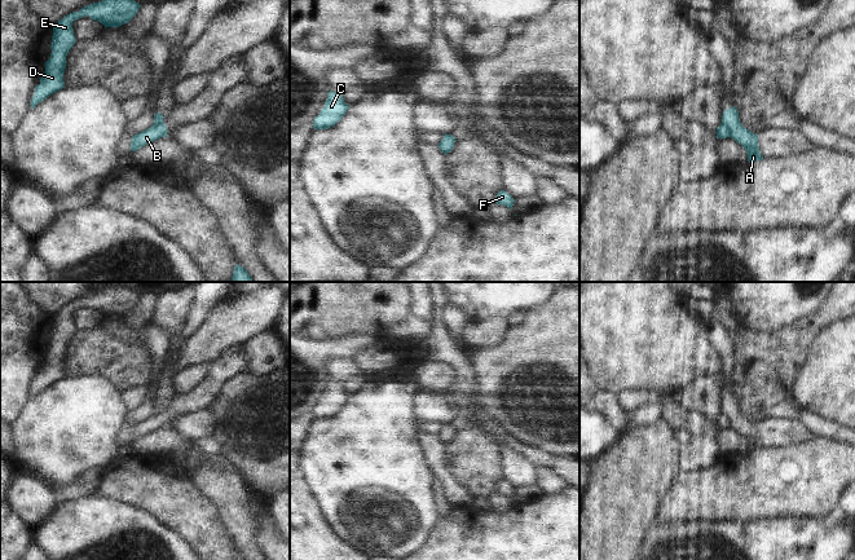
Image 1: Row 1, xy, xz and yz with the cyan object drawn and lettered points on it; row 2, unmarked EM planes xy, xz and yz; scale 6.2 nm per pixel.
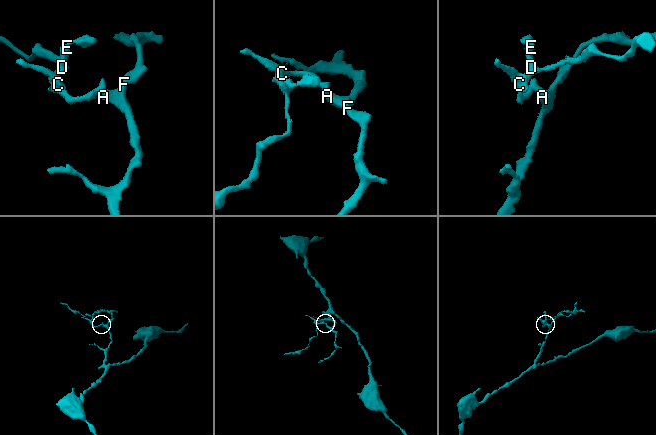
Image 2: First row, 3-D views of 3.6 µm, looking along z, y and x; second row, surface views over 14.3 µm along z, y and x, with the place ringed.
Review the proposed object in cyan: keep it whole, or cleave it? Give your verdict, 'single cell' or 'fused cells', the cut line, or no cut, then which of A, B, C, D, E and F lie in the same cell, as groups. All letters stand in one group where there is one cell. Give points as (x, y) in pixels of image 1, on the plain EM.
fused cells; cut in yz along (722, 411), (728, 418), (730, 426); A F / B C D E

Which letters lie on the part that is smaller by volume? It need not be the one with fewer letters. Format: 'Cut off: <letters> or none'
Cut off: B, C, D, E

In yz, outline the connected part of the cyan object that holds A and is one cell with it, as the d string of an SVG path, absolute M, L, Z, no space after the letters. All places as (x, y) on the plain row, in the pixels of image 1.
M732 396L728 400L724 400L722 405L722 413L730 418L730 427L746 440L749 453L763 449L758 436L758 424L754 424L742 416L736 397Z

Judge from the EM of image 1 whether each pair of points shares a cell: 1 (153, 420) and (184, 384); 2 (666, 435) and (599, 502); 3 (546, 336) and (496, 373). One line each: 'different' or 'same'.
1: different
2: same
3: same

